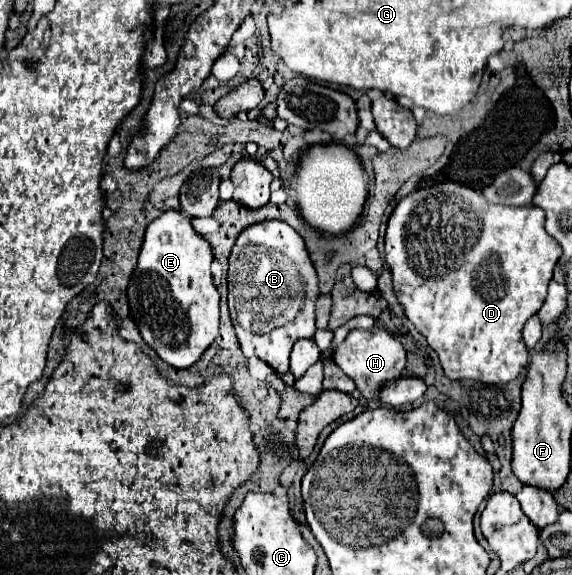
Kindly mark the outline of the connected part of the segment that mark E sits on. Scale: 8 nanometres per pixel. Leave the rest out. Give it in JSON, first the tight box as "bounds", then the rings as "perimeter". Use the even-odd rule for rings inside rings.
{"bounds":[129,210,219,368],"perimeter":[[[167,210],[147,226],[137,268],[129,280],[129,306],[143,340],[159,354],[163,362],[175,368],[189,368],[195,364],[217,336],[219,292],[213,284],[211,260],[213,256],[209,242],[193,230],[191,218],[181,210]]]}

